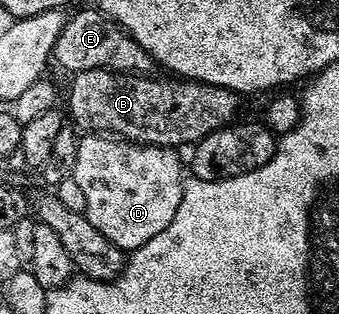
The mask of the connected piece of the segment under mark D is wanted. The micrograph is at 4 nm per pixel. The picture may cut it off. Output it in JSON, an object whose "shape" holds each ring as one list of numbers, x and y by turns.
{"shape":[[91,132,80,137,73,176,85,196,85,213,89,224,93,224,93,228,97,228,105,240,117,244,117,248,125,252,141,248,141,244,153,240,157,232,165,232,165,228,173,224,173,216,177,216,185,185,185,162,179,159,179,154,178,149,169,146,128,142,102,132]]}

